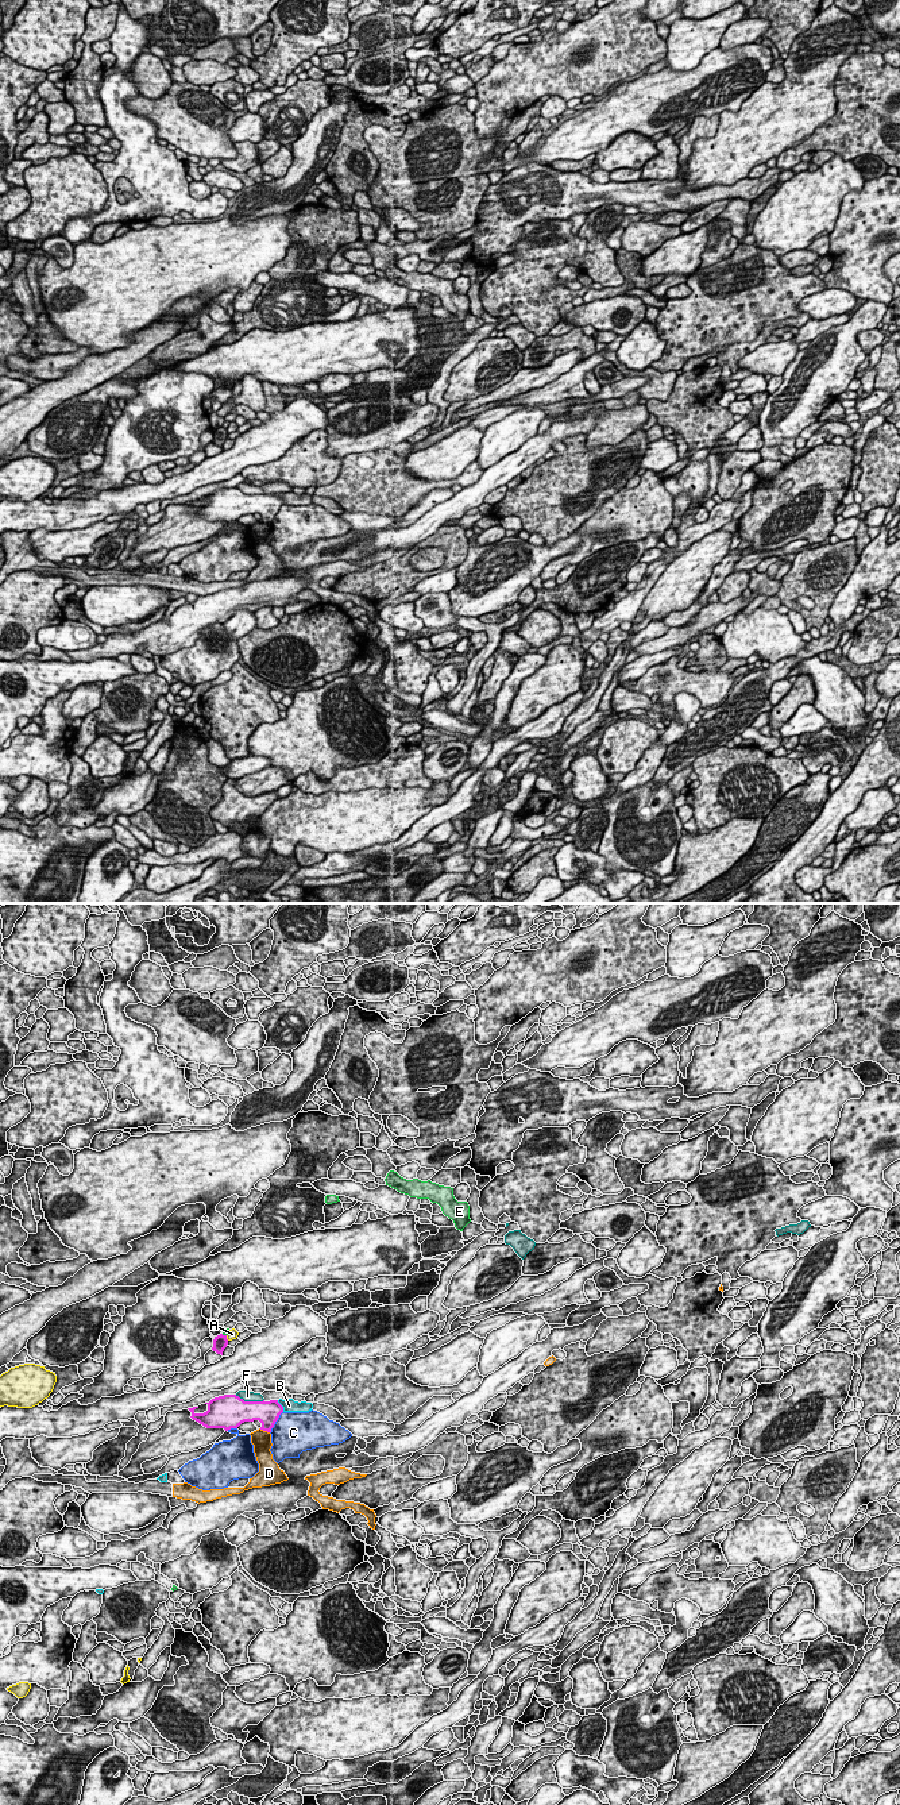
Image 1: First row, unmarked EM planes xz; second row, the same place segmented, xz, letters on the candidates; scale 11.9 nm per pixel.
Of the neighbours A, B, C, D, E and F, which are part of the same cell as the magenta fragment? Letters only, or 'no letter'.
no letter

